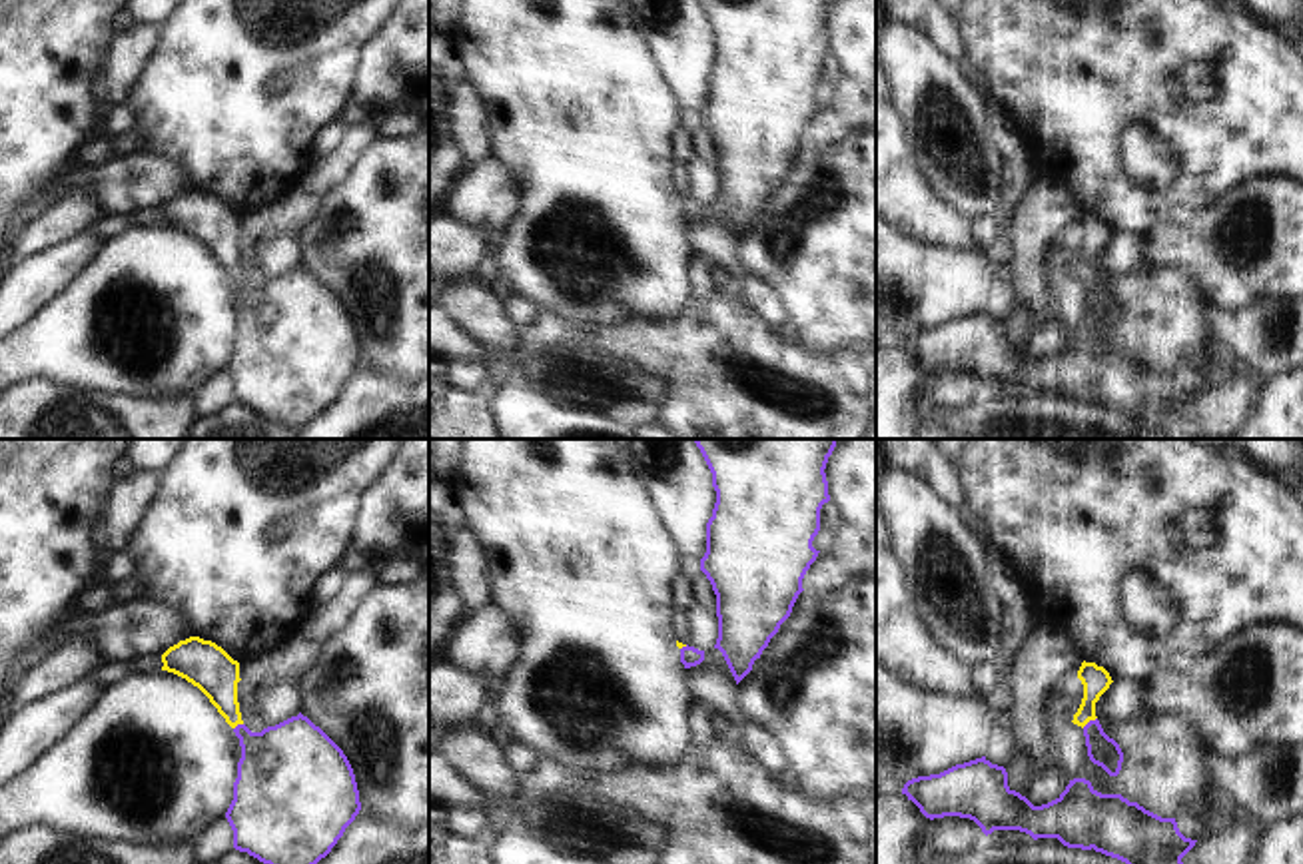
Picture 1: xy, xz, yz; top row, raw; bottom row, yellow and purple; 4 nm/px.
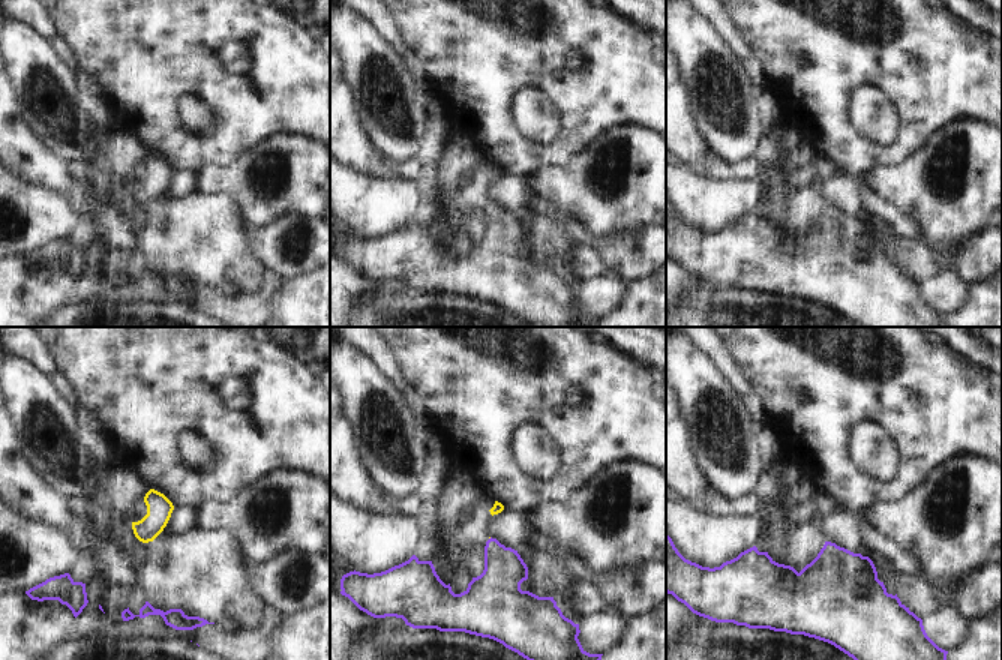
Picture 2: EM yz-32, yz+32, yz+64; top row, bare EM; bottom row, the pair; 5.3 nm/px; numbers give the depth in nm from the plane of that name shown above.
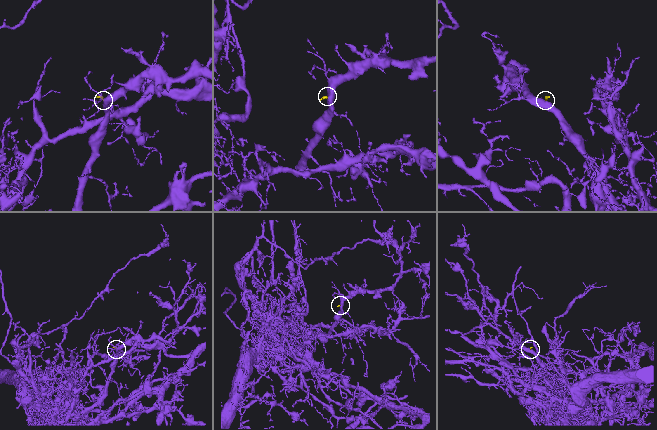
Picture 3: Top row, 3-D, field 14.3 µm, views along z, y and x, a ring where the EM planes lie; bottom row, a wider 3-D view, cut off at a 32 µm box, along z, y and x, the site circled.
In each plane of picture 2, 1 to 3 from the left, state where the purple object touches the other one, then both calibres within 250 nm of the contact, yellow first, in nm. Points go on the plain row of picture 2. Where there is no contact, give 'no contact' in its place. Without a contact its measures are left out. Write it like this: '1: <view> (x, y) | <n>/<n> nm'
1: no contact
2: no contact
3: no contact

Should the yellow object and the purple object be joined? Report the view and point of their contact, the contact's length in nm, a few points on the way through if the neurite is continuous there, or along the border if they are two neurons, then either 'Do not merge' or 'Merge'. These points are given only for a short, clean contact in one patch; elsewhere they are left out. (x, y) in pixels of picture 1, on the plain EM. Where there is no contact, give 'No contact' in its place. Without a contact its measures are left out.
Touches yellow at yz (1088, 274). Shared border 80 nm. Path across: yz (1096, 232), (1088, 254), (1088, 274), (1102, 304). Merge

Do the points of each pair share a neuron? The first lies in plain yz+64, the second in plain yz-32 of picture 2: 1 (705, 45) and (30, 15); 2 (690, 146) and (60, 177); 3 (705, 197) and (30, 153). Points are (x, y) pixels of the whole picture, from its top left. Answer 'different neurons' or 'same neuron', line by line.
1: different neurons
2: same neuron
3: different neurons

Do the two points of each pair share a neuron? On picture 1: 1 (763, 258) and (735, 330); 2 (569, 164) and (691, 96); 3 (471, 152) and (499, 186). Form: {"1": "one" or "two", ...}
{"1": "two", "2": "two", "3": "two"}

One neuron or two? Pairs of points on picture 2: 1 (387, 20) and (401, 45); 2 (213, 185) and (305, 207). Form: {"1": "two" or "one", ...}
{"1": "one", "2": "one"}

